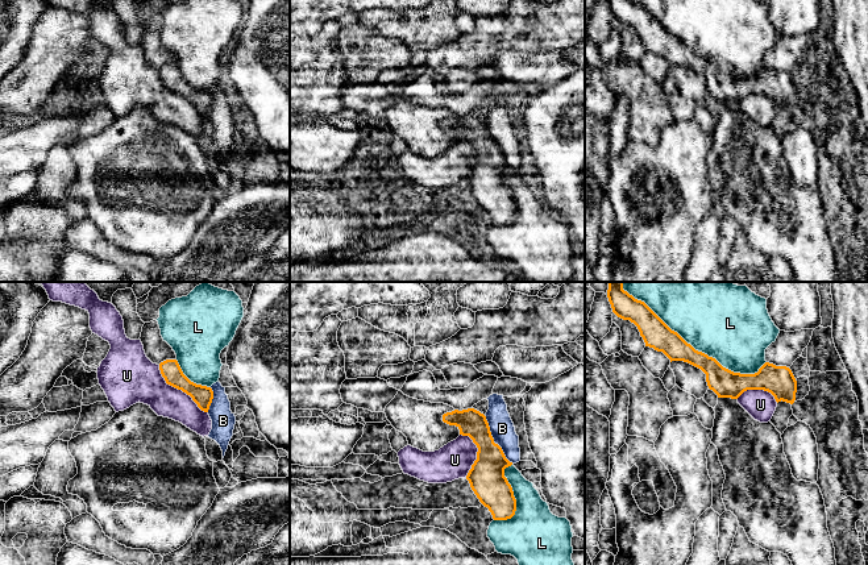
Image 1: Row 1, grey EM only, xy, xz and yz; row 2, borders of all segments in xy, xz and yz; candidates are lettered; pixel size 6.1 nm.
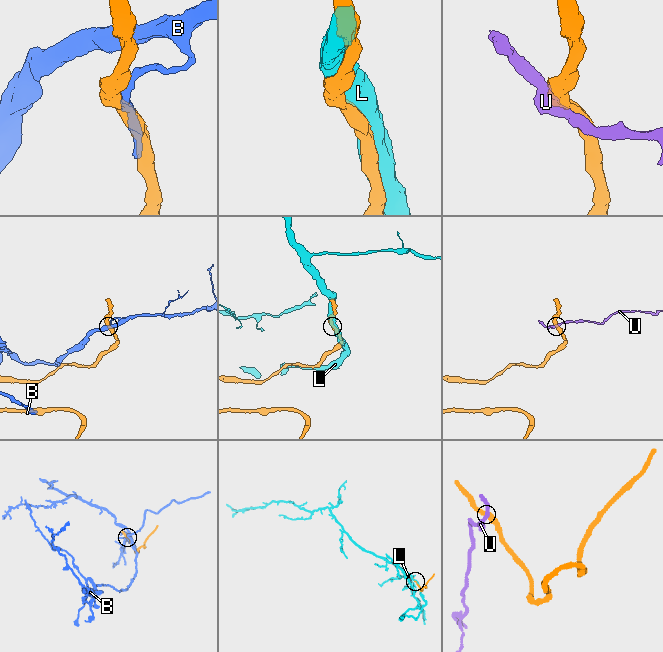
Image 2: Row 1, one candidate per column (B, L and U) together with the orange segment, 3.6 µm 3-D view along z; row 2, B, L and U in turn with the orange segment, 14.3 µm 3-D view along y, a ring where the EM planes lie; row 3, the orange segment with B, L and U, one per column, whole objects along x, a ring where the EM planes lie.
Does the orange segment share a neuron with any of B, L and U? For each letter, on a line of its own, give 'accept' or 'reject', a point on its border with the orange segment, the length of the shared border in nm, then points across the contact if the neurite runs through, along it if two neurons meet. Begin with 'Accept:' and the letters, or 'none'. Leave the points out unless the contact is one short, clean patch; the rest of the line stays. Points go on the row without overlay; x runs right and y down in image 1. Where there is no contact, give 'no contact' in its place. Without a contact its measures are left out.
Accept: L
B: reject; meets orange in xz at (493, 145); contact 340 nm long
L: accept; meets orange in yz at (697, 55); contact 900 nm long
U: reject; meets orange in xy at (179, 94); contact 420 nm long

